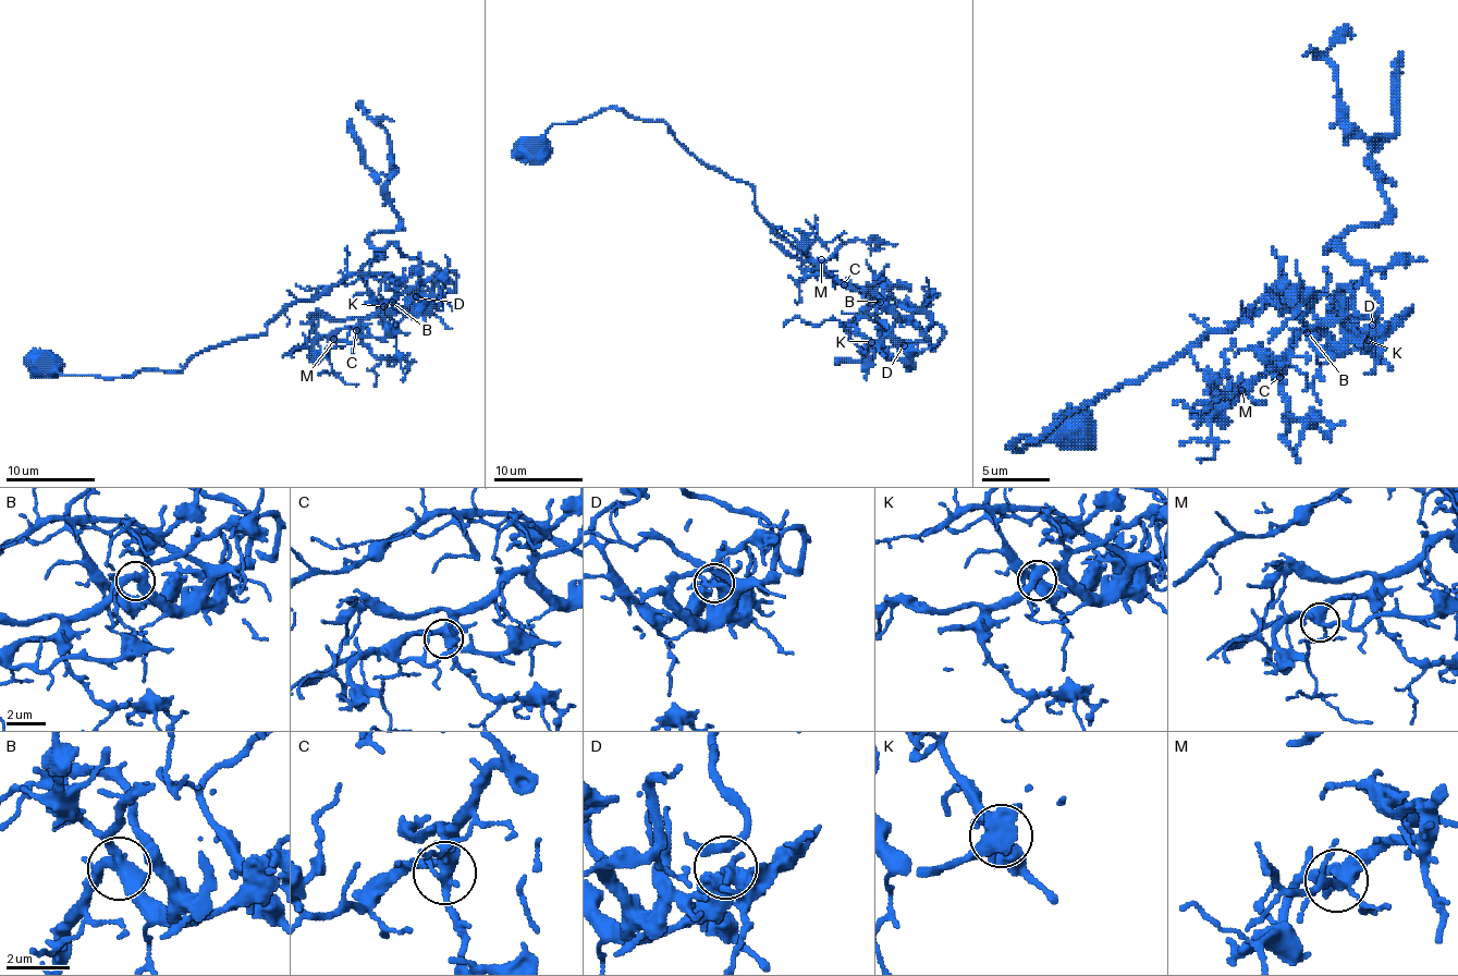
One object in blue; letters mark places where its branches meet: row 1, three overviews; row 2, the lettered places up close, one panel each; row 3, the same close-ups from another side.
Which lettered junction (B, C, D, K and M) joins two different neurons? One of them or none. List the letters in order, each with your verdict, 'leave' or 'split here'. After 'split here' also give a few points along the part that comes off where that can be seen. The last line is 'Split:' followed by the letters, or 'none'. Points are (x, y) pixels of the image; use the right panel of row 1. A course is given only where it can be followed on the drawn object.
B: leave
C: leave
D: leave
K: leave
M: leave
Split: none

